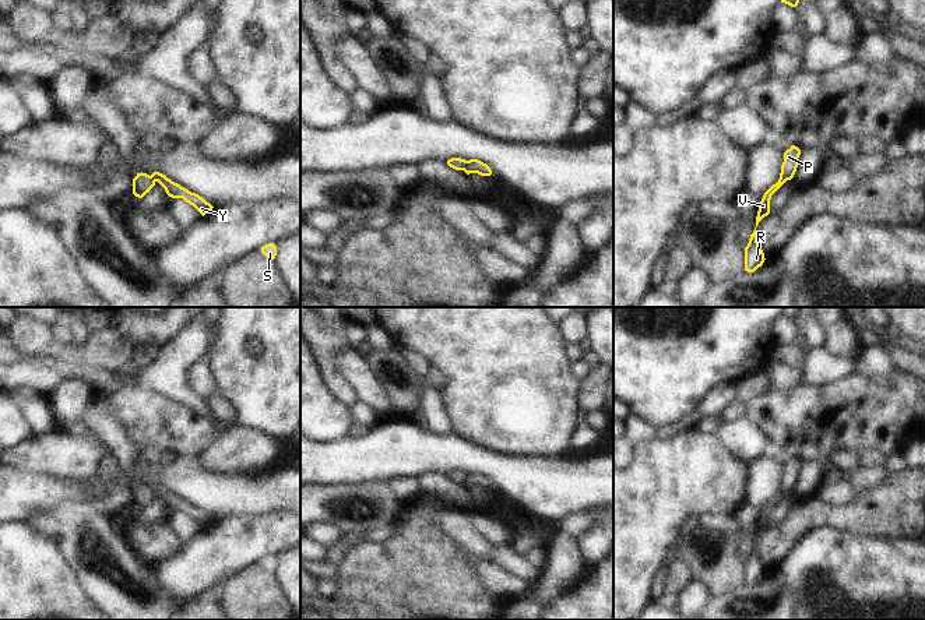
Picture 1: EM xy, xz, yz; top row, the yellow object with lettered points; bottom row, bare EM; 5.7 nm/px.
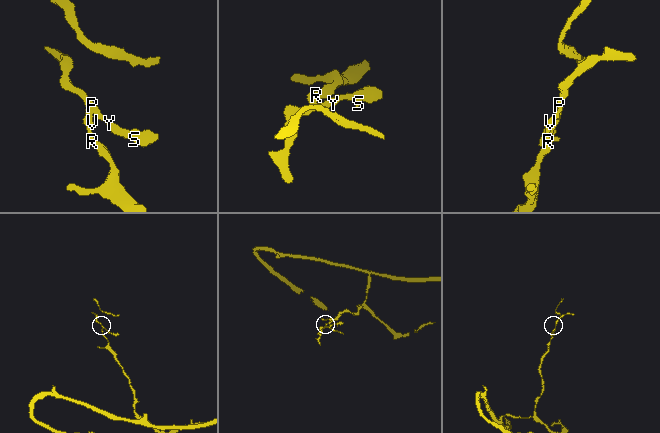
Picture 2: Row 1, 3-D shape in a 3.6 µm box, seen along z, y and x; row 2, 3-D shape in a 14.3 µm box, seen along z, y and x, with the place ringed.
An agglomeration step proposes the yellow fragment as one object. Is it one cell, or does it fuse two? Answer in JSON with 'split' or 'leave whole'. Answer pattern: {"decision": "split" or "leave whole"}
{"decision": "split"}

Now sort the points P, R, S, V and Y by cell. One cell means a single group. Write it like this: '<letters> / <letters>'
P S Y / R V

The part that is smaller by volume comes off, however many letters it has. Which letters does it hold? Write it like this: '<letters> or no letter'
P, S, Y

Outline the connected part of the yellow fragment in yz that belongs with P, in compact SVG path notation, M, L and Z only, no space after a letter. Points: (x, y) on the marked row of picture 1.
M791 145L789 149L784 152L784 162L781 165L780 179L791 180L798 168L798 158L801 155L801 149L795 145Z

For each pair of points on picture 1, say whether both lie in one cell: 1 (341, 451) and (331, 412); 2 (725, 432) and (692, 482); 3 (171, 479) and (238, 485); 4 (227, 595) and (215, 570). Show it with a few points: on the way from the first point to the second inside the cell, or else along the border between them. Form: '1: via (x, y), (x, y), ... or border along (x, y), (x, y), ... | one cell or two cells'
1: border along (345, 434), (336, 440), (315, 441) | two cells
2: border along (714, 433), (744, 462) | two cells
3: via (187, 481), (194, 485), (221, 485) | one cell
4: border along (249, 566), (229, 576), (215, 594) | two cells

